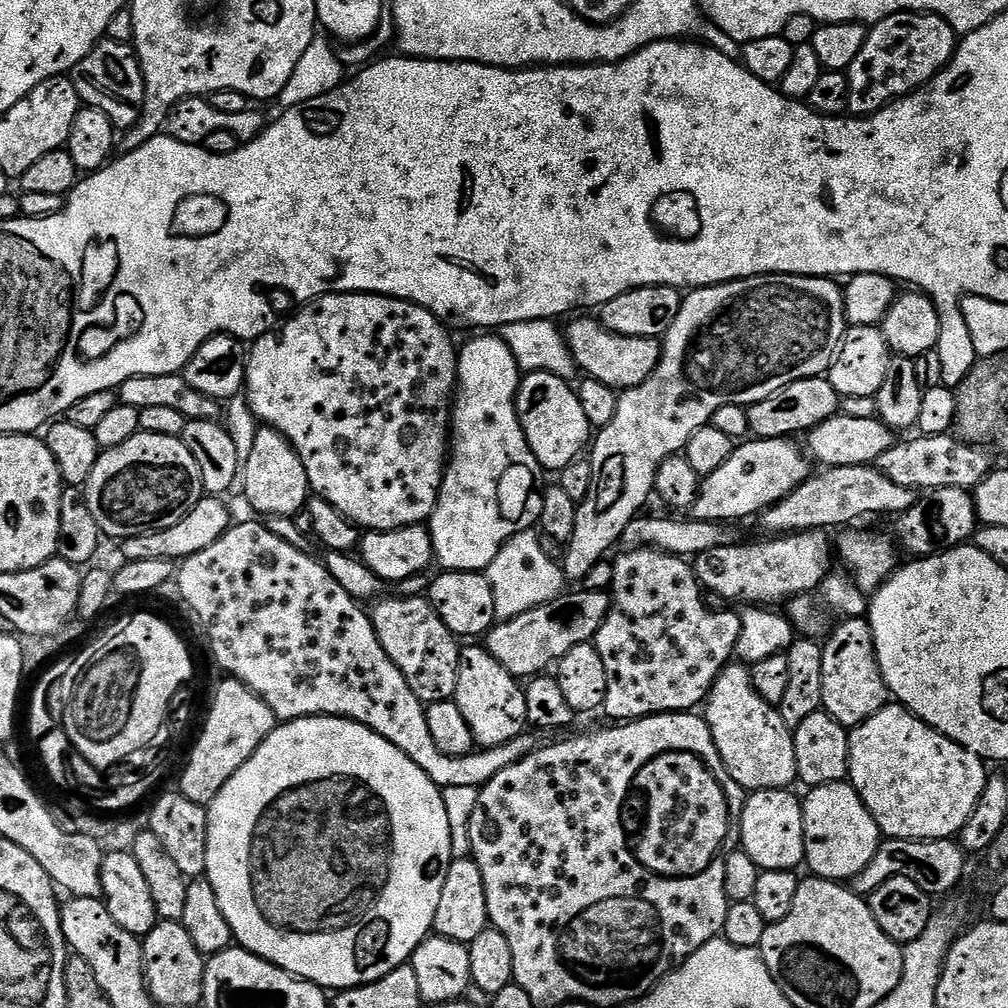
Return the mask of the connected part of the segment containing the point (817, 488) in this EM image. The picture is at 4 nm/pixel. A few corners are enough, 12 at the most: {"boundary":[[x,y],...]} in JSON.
{"boundary":[[825,467],[762,514],[765,533],[901,514],[917,489],[879,468]]}

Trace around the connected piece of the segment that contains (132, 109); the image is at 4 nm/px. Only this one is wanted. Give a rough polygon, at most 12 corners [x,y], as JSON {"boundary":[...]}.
{"boundary":[[100,41],[70,79],[117,129],[136,124],[145,84],[133,45]]}

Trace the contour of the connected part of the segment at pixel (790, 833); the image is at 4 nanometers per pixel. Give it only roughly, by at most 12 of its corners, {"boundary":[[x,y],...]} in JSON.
{"boundary":[[771,788],[744,801],[739,847],[763,871],[804,864],[804,805]]}

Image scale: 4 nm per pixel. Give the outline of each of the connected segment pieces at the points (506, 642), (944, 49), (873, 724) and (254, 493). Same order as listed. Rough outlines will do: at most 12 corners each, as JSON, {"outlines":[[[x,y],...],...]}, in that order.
{"outlines":[[[570,592],[492,625],[511,676],[547,673],[608,617],[609,593]],[[941,16],[871,25],[846,73],[869,116],[929,84],[956,51]],[[899,703],[848,733],[893,840],[951,840],[985,761]],[[257,427],[242,466],[248,504],[294,517],[310,499],[306,466],[277,428]]]}

